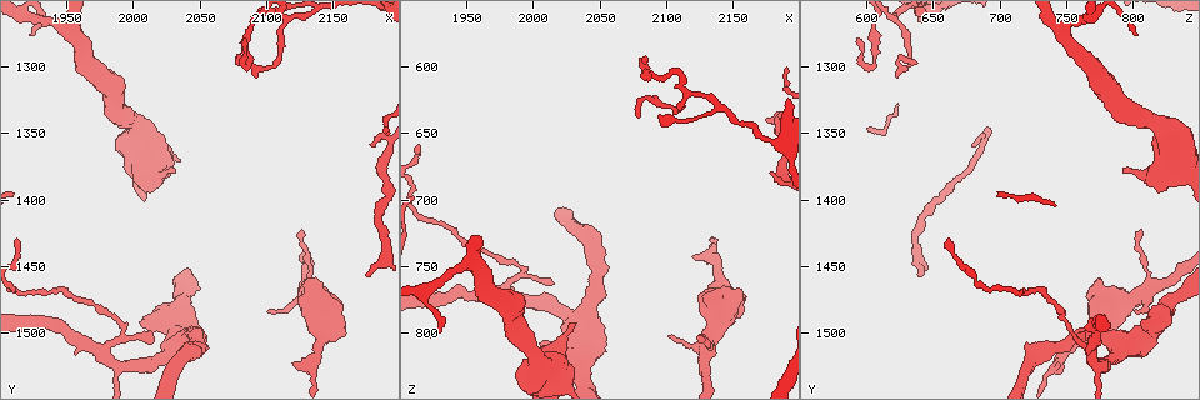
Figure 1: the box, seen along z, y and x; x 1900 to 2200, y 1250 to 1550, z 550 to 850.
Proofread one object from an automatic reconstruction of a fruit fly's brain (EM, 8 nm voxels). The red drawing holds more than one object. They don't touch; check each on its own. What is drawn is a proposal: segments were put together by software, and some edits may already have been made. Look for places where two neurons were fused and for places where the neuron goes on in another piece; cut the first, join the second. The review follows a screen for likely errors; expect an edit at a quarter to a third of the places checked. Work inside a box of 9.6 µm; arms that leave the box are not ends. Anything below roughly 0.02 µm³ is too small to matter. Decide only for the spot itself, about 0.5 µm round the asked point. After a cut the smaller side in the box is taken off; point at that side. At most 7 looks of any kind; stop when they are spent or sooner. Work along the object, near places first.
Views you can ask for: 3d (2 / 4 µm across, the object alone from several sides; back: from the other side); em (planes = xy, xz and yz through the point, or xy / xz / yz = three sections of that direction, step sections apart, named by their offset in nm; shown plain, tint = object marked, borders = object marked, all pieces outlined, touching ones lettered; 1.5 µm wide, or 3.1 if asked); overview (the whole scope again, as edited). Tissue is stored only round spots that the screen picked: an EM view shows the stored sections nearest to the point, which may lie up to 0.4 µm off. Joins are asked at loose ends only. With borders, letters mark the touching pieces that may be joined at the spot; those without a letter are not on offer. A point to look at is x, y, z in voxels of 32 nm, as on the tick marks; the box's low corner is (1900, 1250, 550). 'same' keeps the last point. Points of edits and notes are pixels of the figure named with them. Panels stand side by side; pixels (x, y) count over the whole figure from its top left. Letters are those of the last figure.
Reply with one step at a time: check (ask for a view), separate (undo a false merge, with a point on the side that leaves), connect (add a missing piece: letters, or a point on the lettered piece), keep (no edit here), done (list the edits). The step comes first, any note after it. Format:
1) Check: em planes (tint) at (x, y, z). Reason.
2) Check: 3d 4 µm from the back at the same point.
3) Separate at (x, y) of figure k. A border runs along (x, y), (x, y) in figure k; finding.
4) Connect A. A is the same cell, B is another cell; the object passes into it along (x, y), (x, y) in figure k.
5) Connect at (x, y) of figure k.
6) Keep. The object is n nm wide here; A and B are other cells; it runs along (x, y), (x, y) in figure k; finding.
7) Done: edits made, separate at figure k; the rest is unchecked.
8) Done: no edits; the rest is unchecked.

Check: em planes (tint) at (2126, 1426, 808). Tapers out.

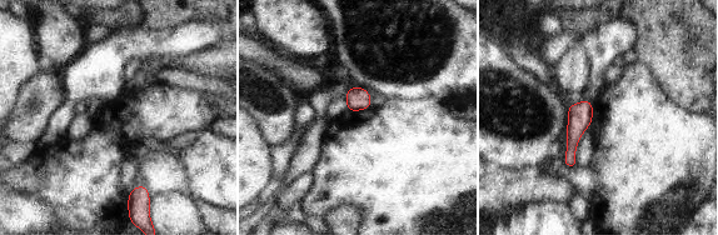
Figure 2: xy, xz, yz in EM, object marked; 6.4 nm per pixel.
Check: em planes (borders) at the same point.

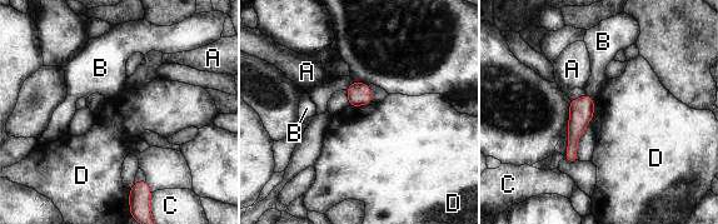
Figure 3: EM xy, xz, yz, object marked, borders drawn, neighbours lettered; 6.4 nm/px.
Keep. A, B, C and D are other cells; it runs along (587, 98), (574, 129), (572, 159) in figure 3; none of them fits.

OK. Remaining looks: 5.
Check: 3d 4 µm at (2176, 1458, 638). Free end.

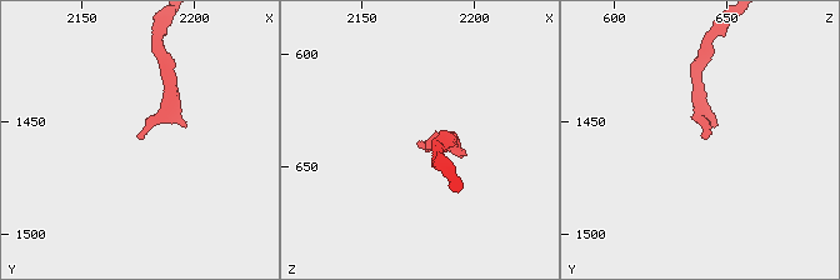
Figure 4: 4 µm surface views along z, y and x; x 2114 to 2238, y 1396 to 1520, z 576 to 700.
Check: em xy step 8 (borders) at (2176, 1457, 639).

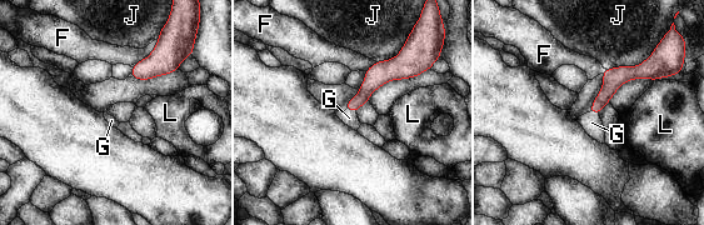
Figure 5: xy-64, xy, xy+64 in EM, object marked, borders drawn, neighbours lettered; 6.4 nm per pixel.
Connect G. G is the same cell, F, J and L are other cells; the object passes into it along (373, 80), (350, 110), (349, 118) in figure 5; the neuron continues.

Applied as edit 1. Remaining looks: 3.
Done: edits made, connect at figure 5; the rest is unchecked.

